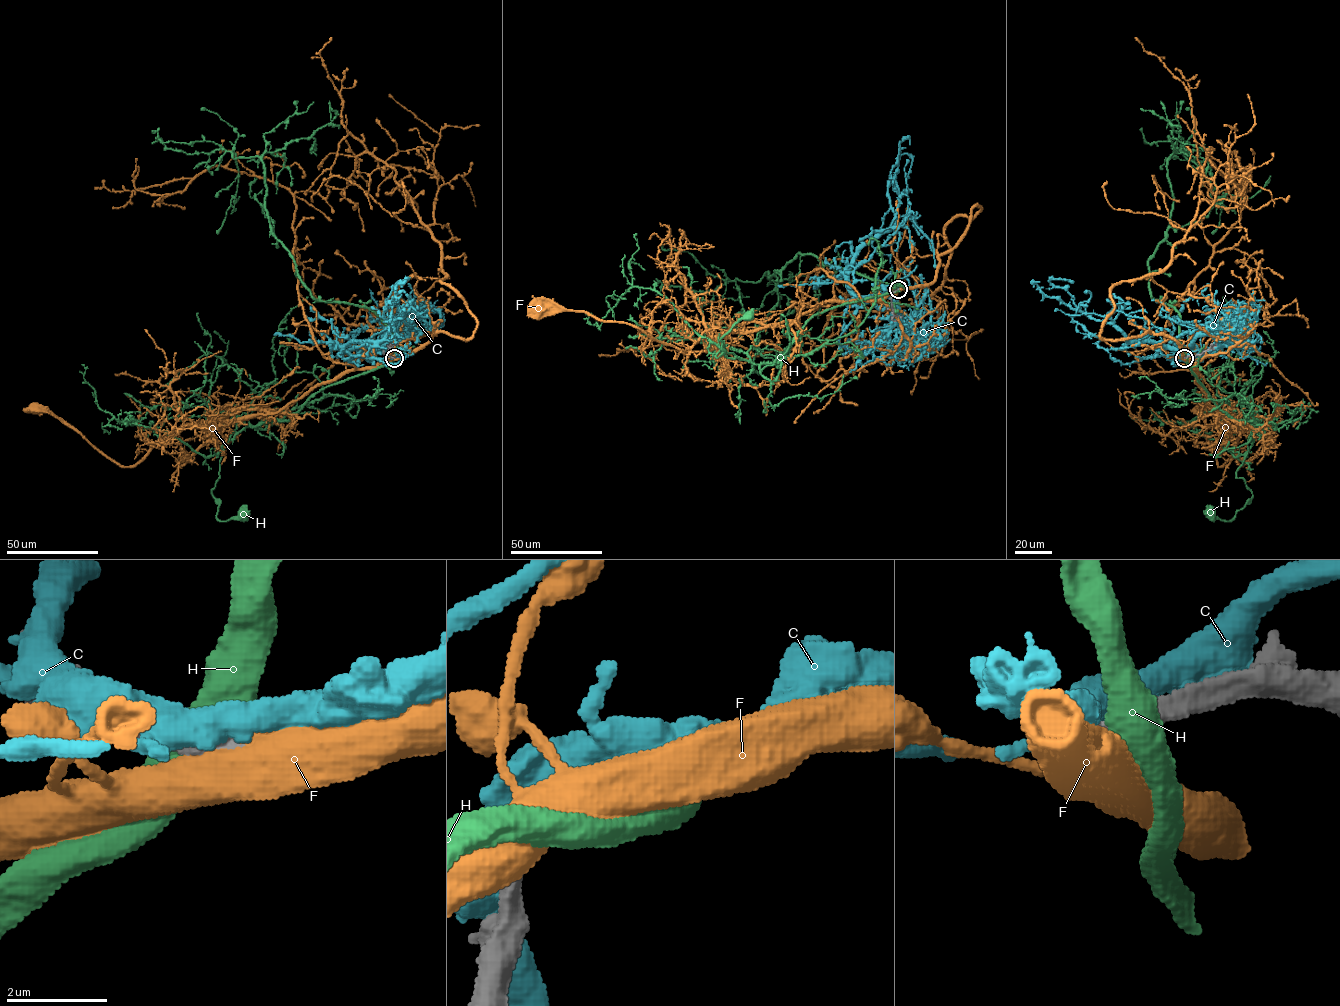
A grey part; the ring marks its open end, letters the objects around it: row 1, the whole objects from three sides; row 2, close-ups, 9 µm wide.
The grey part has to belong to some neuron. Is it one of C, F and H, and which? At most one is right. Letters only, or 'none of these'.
none of these

